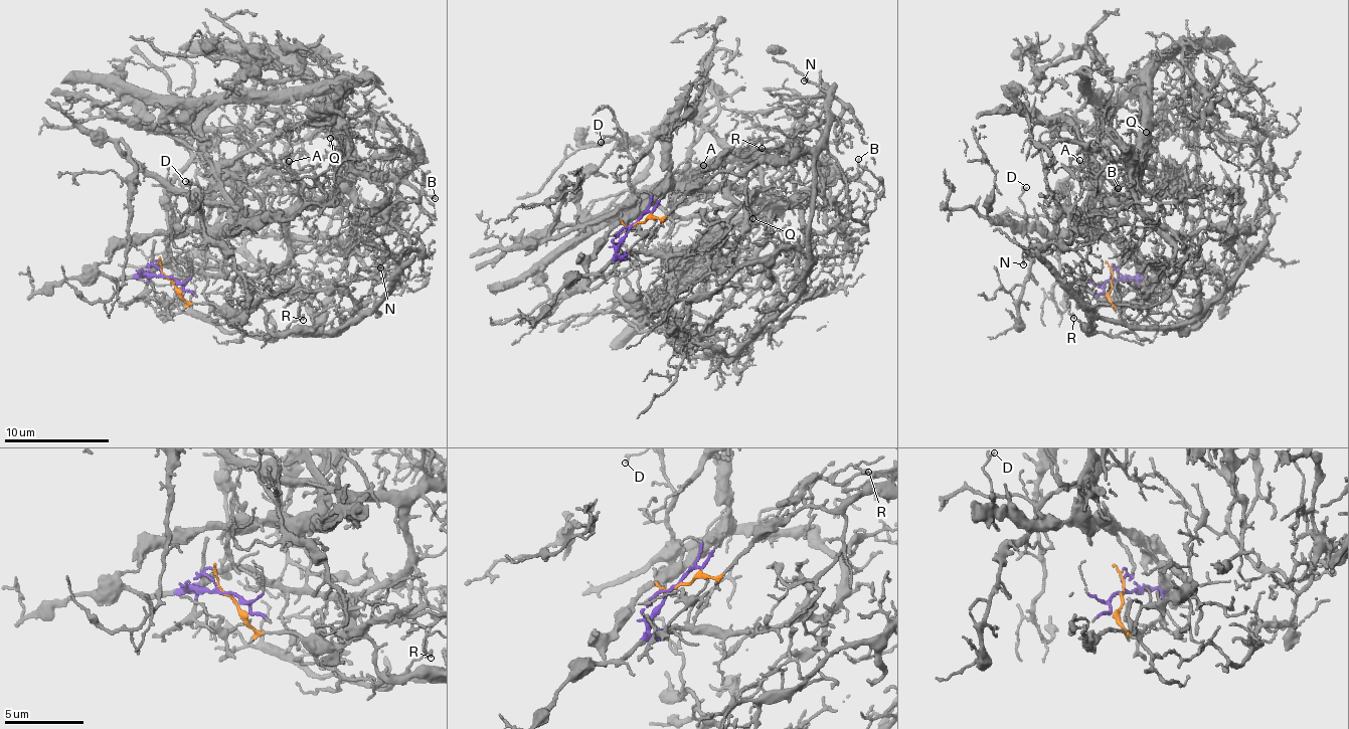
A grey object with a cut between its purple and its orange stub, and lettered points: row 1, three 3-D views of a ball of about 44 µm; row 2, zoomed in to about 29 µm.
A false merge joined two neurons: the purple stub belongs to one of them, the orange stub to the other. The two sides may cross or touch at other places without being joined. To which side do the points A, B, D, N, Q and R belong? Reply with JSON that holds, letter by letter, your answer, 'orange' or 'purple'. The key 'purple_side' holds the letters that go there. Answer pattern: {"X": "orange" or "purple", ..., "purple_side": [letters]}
{"A": "purple", "B": "purple", "D": "purple", "N": "orange", "Q": "purple", "R": "orange", "purple_side": ["A", "B", "D", "Q"]}

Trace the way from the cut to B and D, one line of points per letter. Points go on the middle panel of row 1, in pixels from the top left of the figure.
B: (631, 225), (620, 253), (731, 245), (744, 214), (729, 188), (762, 199), (807, 199), (849, 178), (859, 159)
D: (631, 225), (620, 253), (685, 252), (731, 245), (744, 214), (719, 190), (637, 195), (618, 130), (602, 143)

